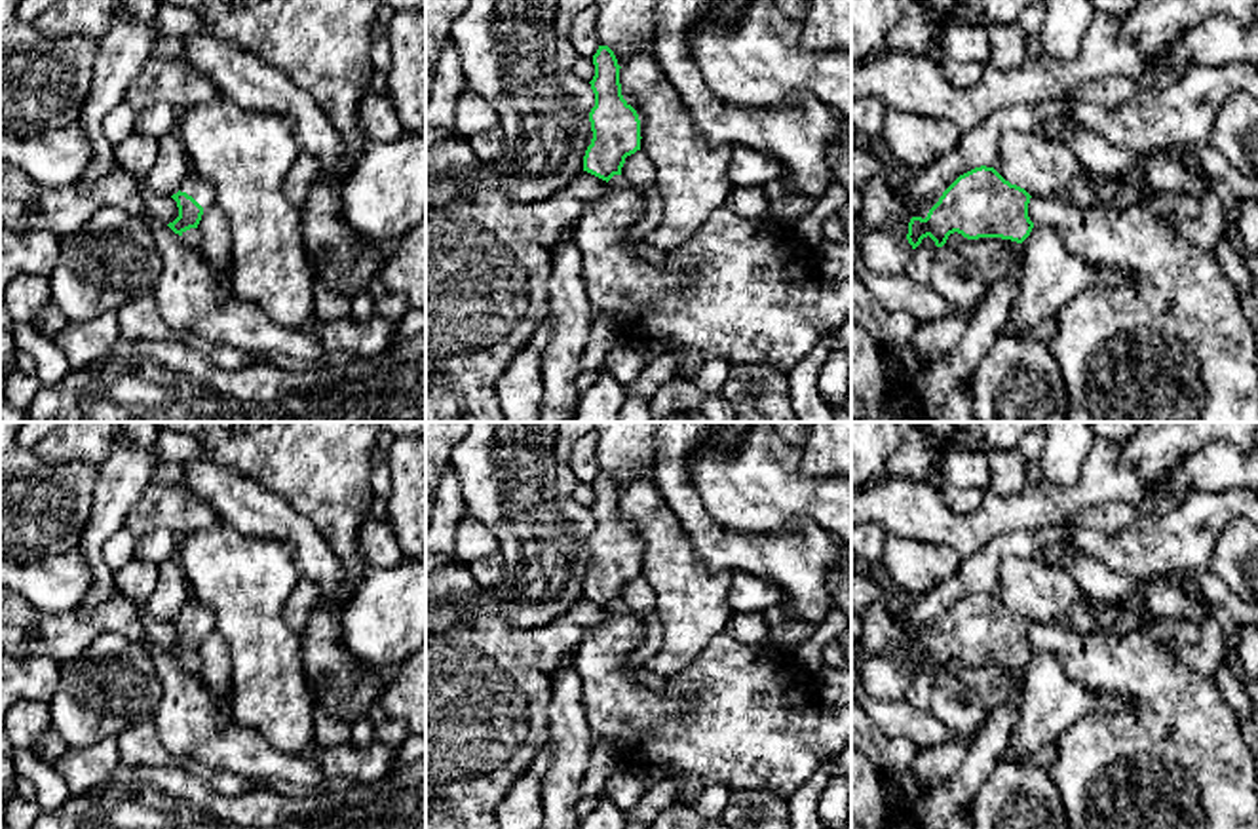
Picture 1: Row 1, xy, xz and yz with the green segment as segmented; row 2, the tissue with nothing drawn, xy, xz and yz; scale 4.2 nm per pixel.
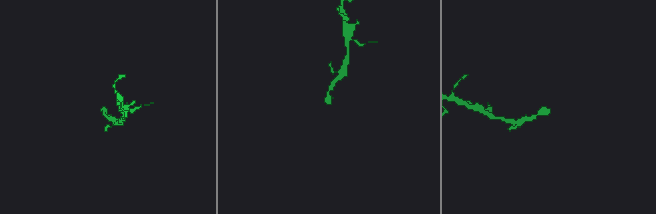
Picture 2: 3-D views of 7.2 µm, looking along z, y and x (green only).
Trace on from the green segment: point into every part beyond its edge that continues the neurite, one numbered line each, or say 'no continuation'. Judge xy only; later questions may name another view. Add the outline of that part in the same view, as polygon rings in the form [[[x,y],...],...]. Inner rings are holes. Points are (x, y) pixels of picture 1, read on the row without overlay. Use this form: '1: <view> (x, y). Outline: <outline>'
1: xy (194, 611). Outline: [[[190,597],[181,614],[181,618],[186,618],[192,622],[203,635],[211,633],[215,629],[215,614],[211,608],[207,608],[201,601]]]

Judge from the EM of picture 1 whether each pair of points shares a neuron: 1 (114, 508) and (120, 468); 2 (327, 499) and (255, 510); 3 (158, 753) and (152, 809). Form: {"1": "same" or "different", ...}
{"1": "same", "2": "different", "3": "different"}

